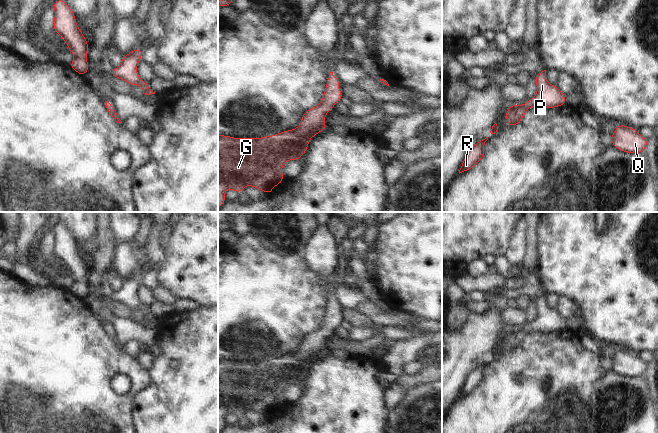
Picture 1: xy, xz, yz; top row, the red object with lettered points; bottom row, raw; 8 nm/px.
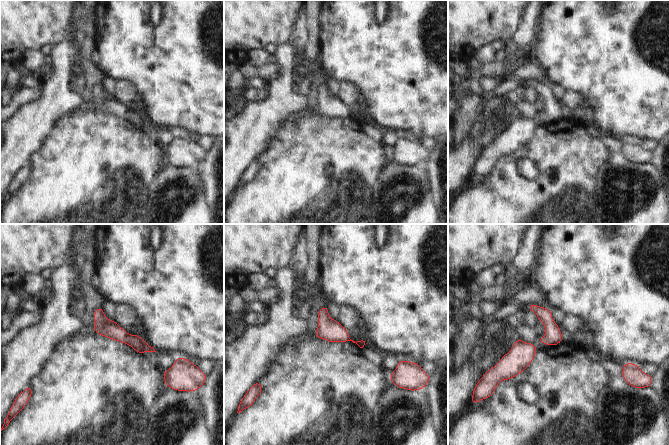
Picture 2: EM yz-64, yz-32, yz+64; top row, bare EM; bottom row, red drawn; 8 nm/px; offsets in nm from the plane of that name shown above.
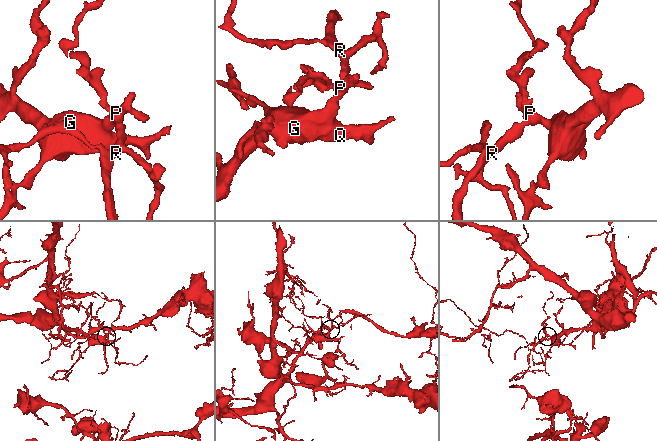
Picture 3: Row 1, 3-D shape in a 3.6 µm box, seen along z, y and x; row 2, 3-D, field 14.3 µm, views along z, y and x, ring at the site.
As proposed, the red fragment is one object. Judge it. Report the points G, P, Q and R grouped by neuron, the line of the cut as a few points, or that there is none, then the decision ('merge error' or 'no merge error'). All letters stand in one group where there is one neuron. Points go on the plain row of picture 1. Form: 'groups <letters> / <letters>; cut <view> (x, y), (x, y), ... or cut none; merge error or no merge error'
groups G P Q R; cut none; no merge error

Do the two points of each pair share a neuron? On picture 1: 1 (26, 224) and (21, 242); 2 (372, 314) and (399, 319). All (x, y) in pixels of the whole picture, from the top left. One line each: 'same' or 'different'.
1: same
2: same

